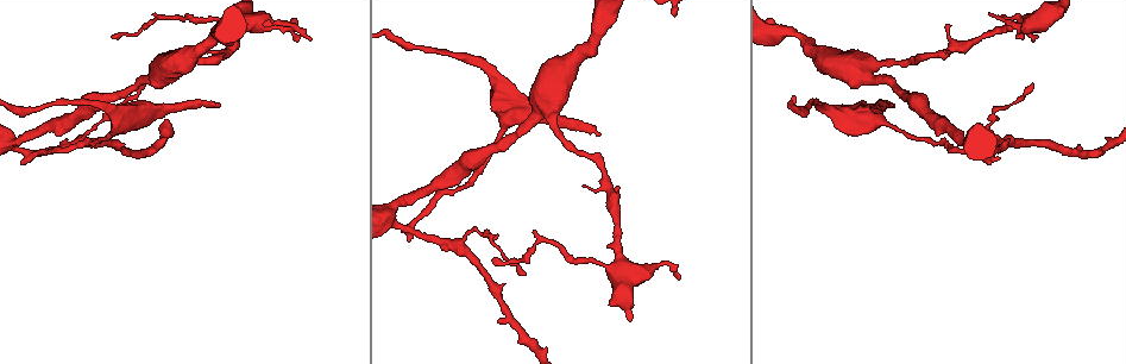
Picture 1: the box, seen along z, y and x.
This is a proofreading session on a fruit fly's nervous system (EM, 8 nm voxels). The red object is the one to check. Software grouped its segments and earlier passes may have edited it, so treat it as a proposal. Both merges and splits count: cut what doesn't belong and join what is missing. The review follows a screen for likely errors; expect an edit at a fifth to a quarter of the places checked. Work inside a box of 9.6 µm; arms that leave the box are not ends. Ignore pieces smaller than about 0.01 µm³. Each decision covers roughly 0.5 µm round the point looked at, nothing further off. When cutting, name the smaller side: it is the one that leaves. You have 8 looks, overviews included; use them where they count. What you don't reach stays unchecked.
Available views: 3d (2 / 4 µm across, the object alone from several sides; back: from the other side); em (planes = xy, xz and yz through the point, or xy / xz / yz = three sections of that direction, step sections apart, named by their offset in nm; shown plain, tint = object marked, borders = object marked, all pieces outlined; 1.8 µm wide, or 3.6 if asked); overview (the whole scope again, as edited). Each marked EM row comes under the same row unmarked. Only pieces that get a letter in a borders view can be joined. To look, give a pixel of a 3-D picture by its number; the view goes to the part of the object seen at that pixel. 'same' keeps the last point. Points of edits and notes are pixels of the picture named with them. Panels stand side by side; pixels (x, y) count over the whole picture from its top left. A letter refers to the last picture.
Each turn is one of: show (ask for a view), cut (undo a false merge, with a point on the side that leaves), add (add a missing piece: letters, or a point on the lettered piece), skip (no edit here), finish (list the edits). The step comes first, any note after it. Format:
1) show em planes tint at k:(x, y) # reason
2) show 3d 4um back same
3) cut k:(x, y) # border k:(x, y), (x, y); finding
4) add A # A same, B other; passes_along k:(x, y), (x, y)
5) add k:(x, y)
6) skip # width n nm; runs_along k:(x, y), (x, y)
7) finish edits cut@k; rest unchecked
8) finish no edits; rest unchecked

show em xy step 8 tint at 1:(616, 188) # branch stops here

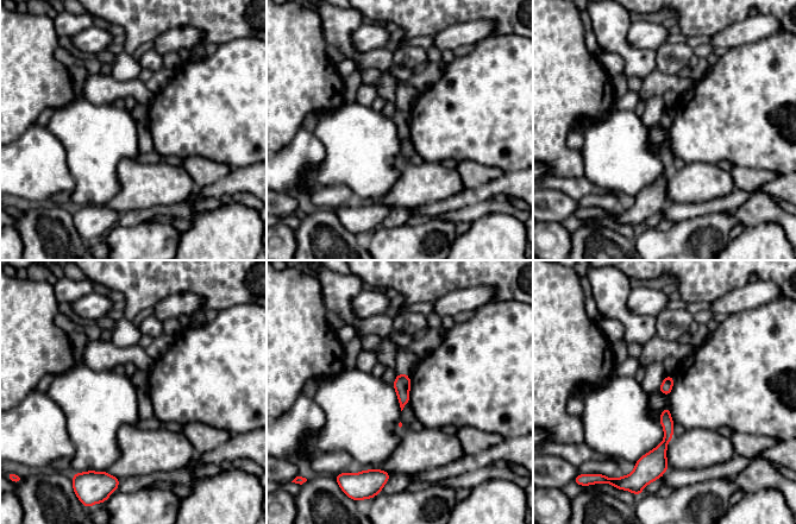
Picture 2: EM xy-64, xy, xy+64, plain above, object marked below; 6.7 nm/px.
show em planes borders same # cut it another way

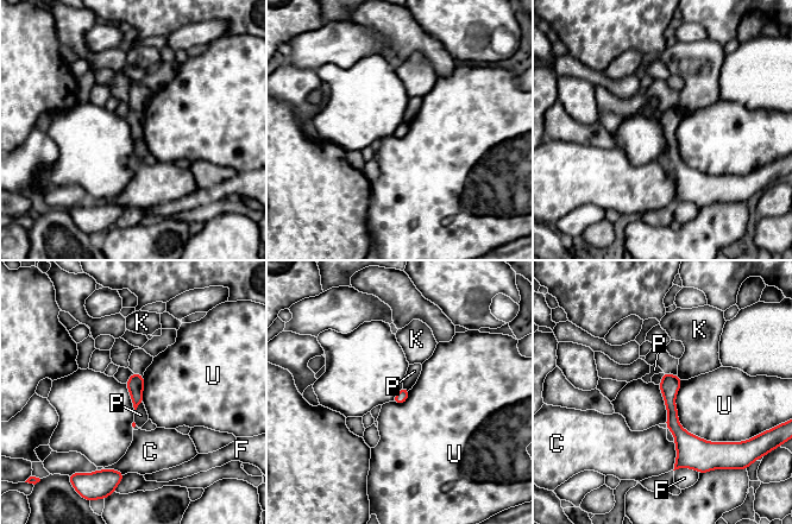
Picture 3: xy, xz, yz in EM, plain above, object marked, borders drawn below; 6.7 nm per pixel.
skip # width 80 nm; C other, F other, K other, P other, U other; border 3:(142, 402), (134, 411); no lettered piece goes on from it

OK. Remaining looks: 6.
show em planes borders at 1:(619, 265) # small branch off a trunk

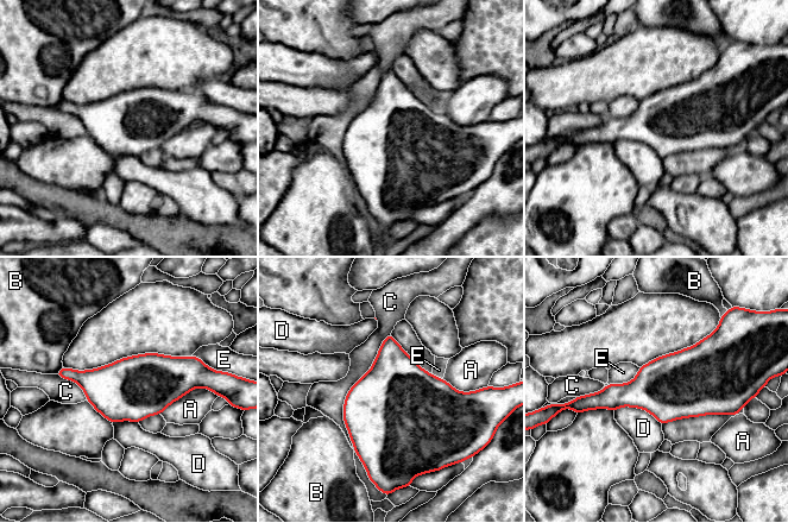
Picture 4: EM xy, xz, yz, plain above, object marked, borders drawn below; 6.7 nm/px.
skip # longest_contact C 700 nm; A other, B other, C other, D other, E other; border 4:(615, 410), (642, 408), (661, 424); one cell here

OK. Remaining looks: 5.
show 3d 2um at 1:(893, 106) # branch stops here

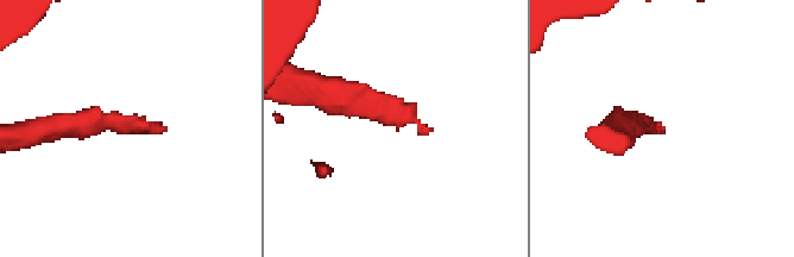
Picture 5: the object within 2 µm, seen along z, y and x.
show em yz step 8 borders at 5:(429, 128) # now the EM

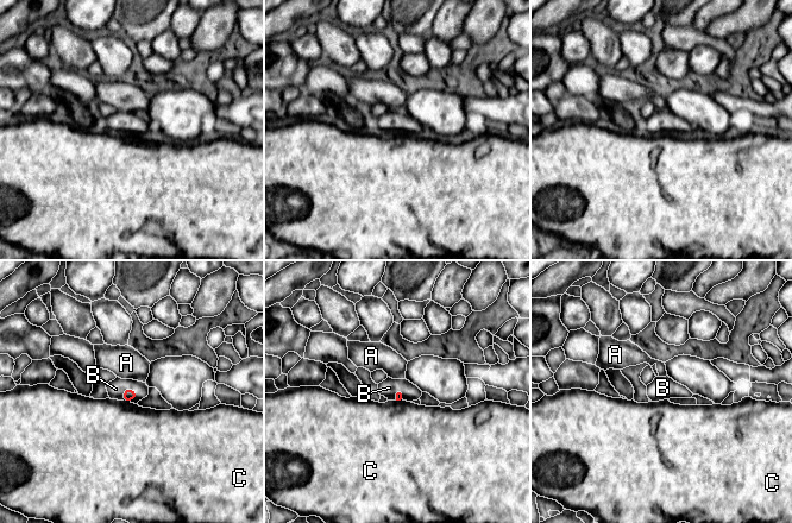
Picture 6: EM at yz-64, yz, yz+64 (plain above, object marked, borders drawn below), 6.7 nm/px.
show em xz step 8 borders same

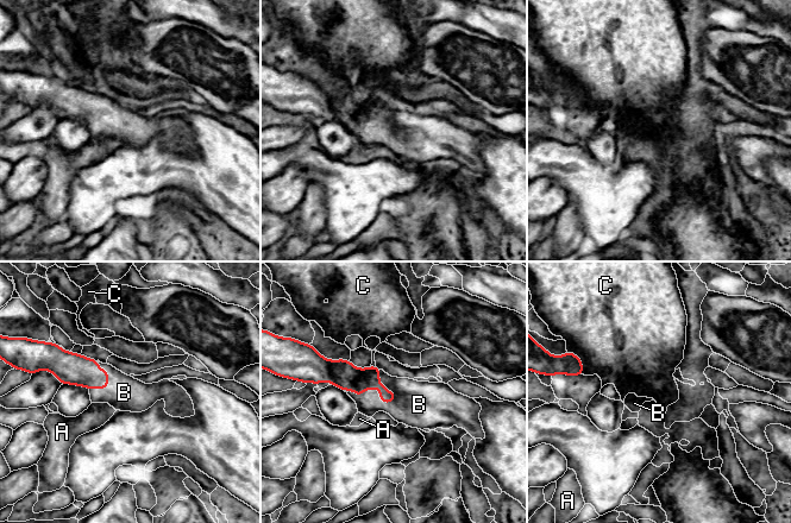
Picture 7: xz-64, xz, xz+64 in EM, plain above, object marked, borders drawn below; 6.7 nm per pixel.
add B # longest_contact B 340 nm; A other, B same, C other; passes_along 7:(343, 375), (376, 388), (407, 408); it goes on there

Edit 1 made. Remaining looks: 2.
finish edits add@7; rest unchecked

